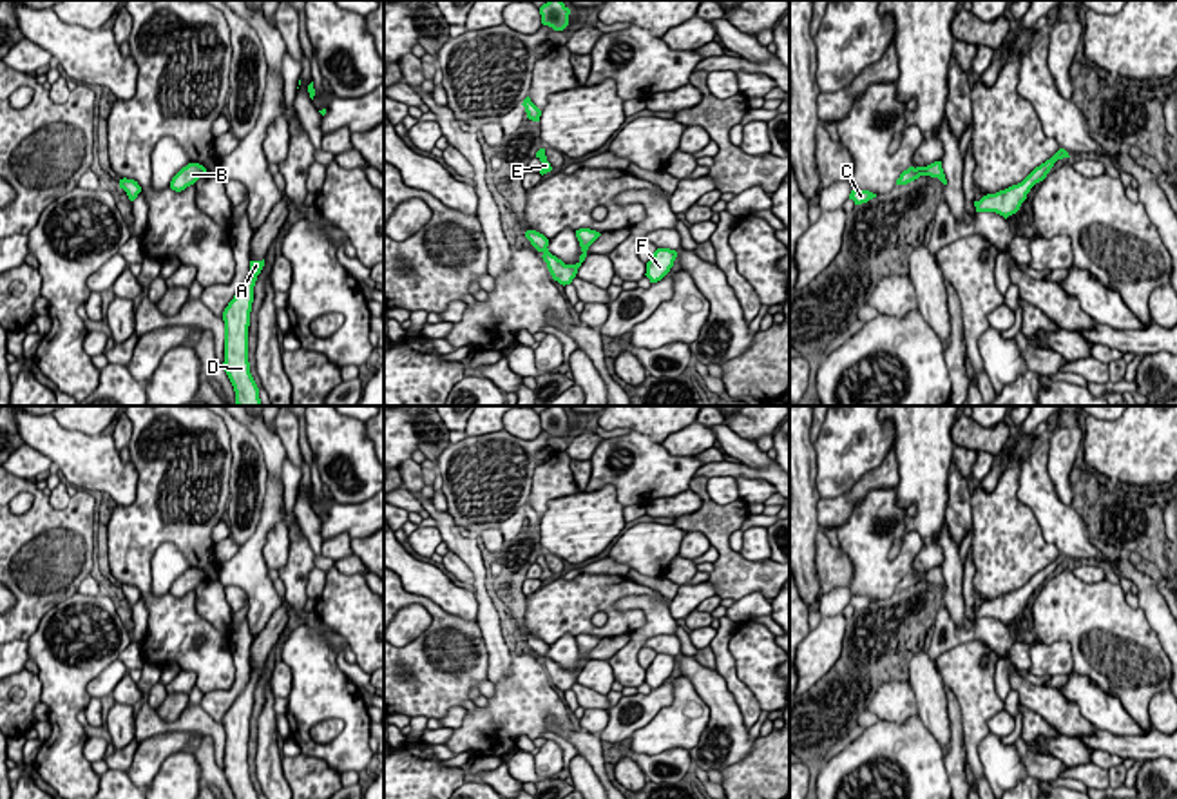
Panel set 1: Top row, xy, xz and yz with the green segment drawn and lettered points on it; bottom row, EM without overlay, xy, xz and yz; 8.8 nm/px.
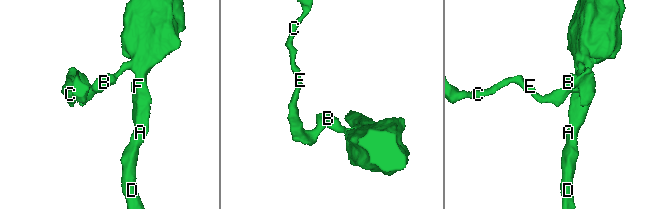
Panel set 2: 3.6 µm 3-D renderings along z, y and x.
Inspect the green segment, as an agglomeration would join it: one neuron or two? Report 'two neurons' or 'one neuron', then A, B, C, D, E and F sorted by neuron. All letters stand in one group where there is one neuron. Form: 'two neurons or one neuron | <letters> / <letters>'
one neuron | A B C D E F

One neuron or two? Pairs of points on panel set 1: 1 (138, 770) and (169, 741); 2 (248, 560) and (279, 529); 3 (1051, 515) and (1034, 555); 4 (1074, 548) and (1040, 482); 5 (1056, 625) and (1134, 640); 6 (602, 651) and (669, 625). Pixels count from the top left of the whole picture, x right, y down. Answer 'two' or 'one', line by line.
1: one
2: two
3: two
4: one
5: one
6: two

